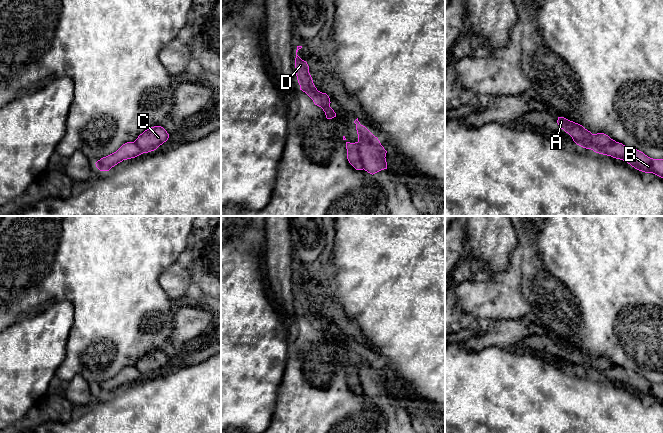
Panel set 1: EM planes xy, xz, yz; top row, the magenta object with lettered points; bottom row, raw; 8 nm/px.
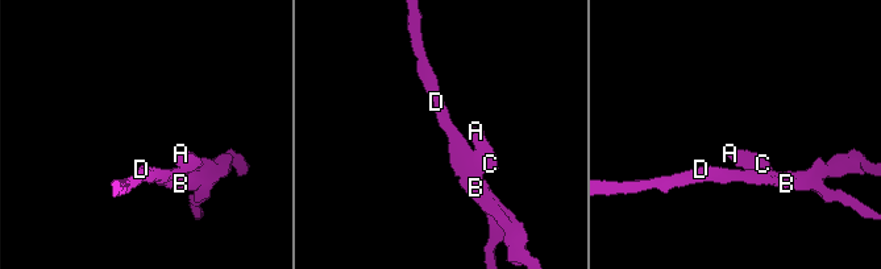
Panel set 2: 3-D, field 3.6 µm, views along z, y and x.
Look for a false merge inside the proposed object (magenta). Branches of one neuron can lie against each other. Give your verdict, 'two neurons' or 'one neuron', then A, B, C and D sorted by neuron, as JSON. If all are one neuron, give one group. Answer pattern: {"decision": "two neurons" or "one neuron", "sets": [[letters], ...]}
{"decision": "two neurons", "sets": [["A", "C"], ["B", "D"]]}

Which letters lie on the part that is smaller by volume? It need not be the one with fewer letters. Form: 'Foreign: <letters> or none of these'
Foreign: A, C

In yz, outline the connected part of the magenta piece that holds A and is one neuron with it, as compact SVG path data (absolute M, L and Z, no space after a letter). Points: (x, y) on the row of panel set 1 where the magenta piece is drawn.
M558 117L557 123L561 129L572 137L577 145L586 149L592 150L598 146L605 147L616 142L604 133L592 134L582 125L564 117Z

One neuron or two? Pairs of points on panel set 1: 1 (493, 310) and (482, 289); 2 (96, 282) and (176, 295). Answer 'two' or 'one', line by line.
1: one
2: two

